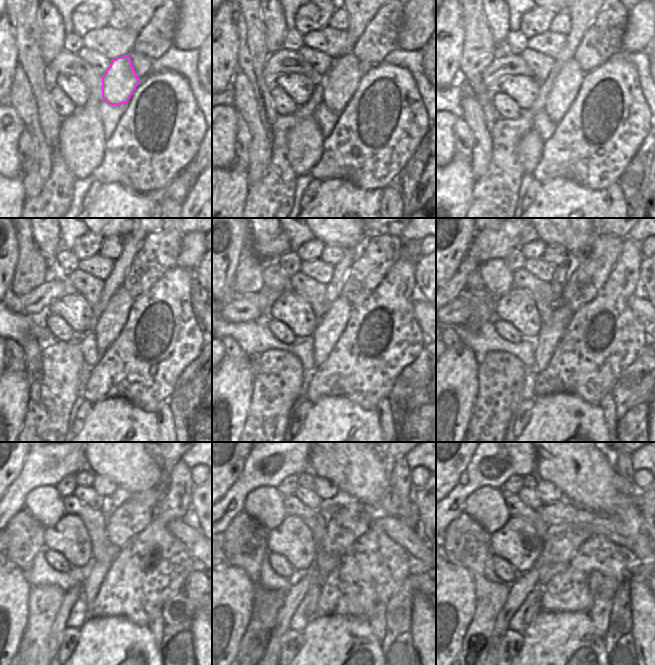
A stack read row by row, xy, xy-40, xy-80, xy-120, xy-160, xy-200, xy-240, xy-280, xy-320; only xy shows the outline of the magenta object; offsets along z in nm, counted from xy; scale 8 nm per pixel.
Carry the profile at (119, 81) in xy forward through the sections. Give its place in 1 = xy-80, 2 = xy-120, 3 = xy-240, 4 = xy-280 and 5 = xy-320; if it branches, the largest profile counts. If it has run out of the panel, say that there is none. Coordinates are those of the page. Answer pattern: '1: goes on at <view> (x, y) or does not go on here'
1: goes on at xy-80 (565, 87)
2: goes on at xy-120 (107, 328)
3: goes on at xy-240 (90, 587)
4: goes on at xy-280 (313, 592)
5: goes on at xy-320 (533, 610)

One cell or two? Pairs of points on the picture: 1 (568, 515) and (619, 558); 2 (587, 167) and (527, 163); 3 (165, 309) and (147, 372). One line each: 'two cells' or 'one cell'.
1: two cells
2: two cells
3: one cell

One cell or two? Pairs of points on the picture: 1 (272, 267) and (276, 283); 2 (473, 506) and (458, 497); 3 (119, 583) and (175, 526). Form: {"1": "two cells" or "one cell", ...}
{"1": "one cell", "2": "two cells", "3": "two cells"}

